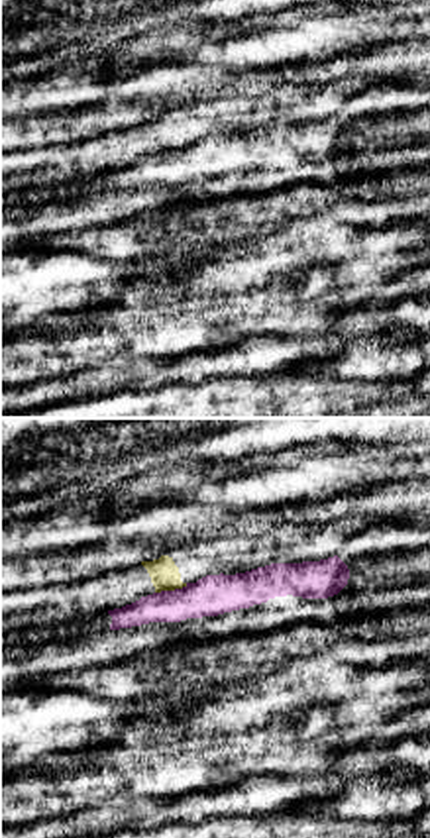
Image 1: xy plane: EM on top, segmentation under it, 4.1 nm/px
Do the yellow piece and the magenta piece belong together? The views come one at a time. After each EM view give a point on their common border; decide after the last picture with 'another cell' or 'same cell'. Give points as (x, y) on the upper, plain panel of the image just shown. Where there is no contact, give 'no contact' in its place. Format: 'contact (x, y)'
contact (171, 150)

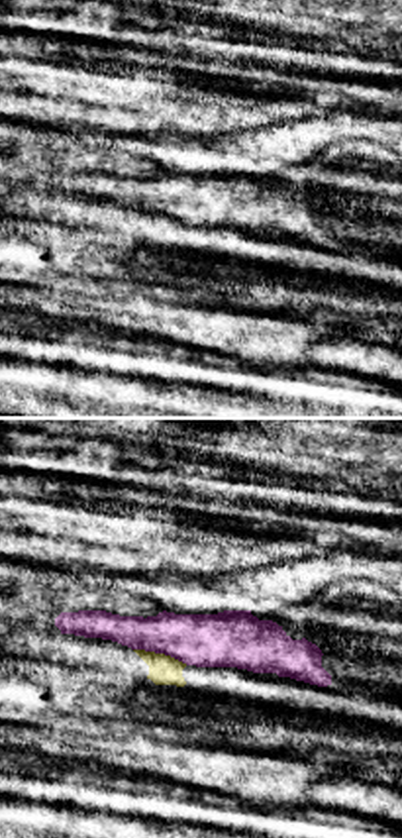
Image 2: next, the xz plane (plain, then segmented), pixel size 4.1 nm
contact (161, 214)

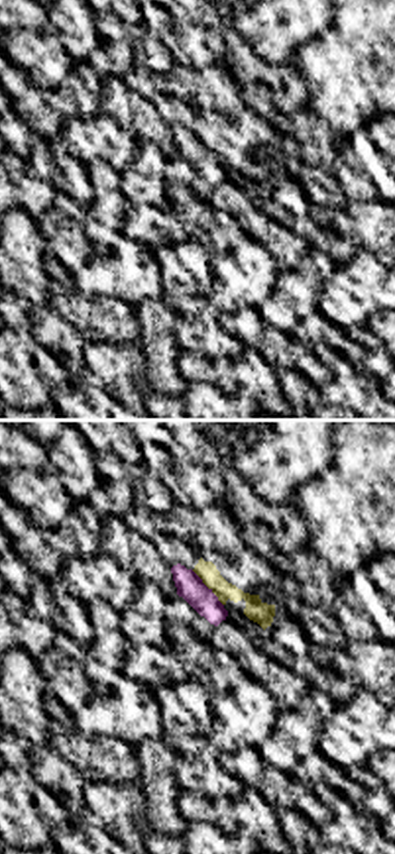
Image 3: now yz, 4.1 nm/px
contact (207, 146)

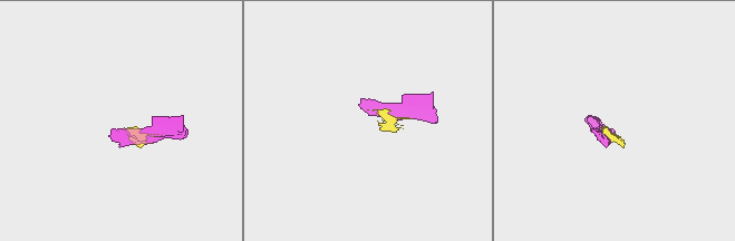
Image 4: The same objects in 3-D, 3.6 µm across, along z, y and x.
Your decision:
another cell

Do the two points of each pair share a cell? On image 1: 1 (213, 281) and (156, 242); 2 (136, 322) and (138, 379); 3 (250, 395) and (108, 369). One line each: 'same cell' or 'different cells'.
1: different cells
2: different cells
3: different cells

